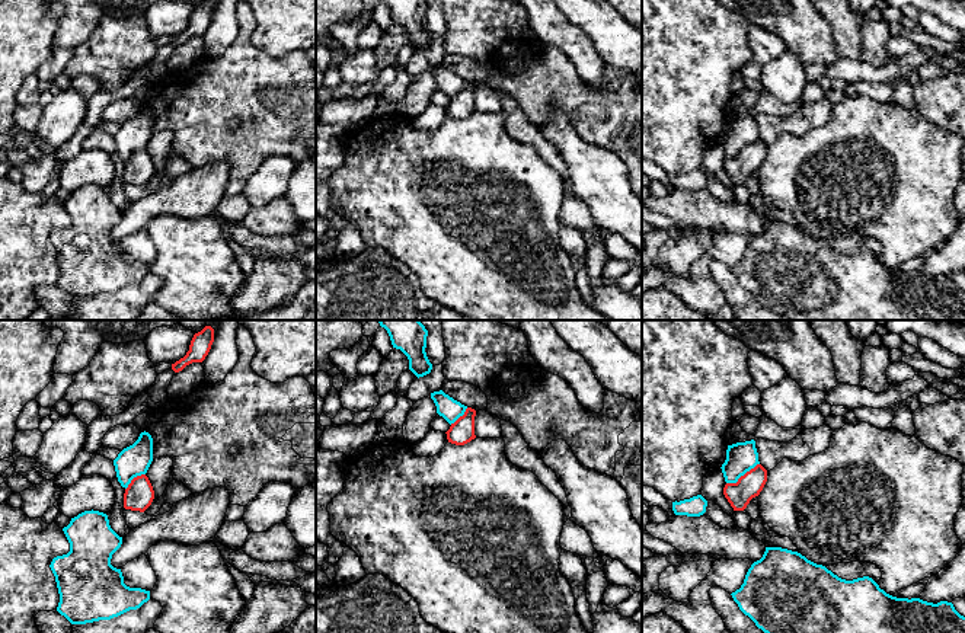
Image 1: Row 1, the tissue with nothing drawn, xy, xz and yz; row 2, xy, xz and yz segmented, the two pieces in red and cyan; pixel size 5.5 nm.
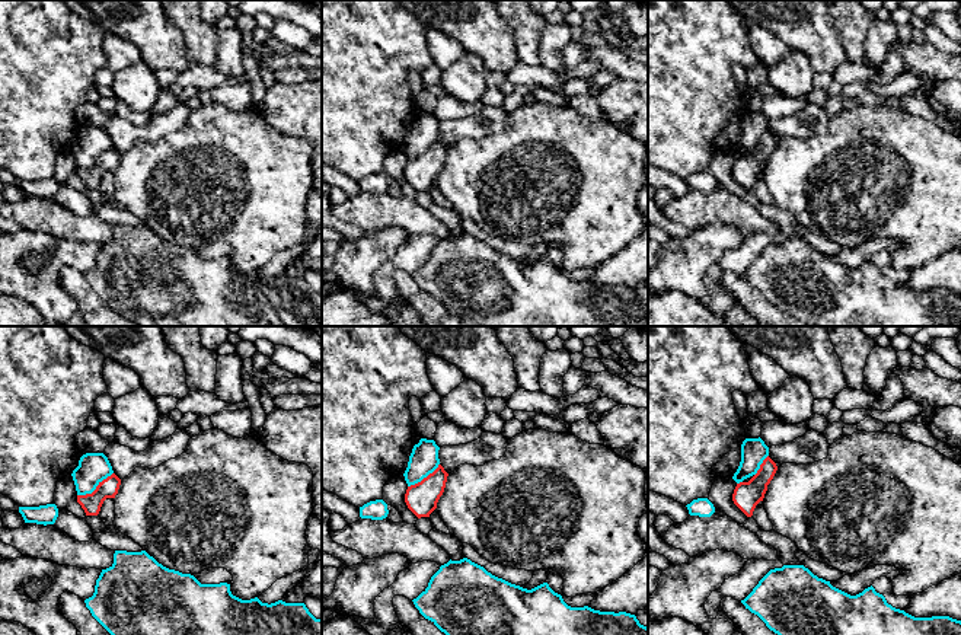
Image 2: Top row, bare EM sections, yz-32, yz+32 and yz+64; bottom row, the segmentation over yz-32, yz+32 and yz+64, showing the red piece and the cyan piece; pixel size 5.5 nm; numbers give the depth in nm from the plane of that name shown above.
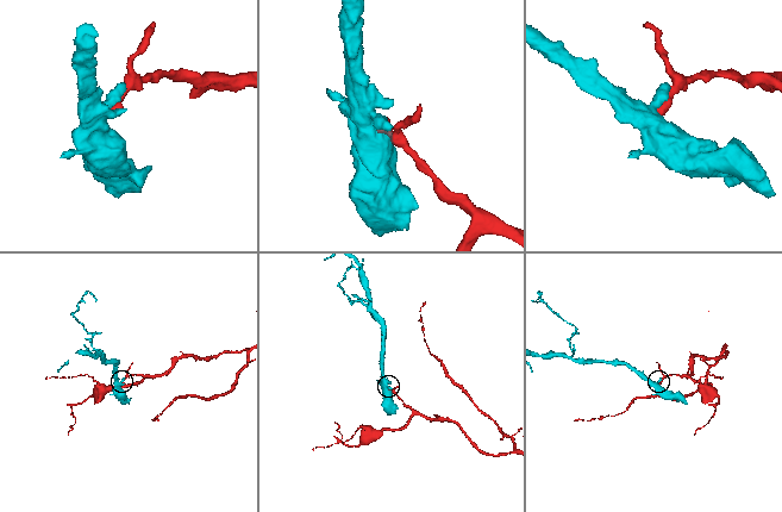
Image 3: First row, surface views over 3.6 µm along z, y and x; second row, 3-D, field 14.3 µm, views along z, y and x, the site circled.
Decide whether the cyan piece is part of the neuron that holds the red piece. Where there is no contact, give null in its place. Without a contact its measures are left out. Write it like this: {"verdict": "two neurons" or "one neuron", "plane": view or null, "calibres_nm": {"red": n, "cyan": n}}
{"verdict": "two neurons", "plane": "yz", "calibres_nm": {"red": 140, "cyan": 170}}

